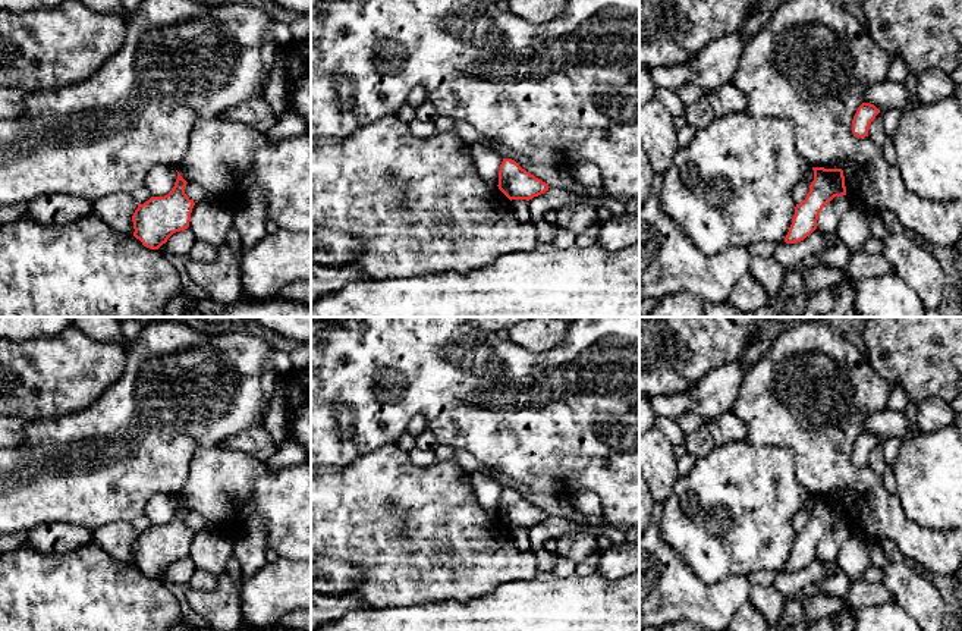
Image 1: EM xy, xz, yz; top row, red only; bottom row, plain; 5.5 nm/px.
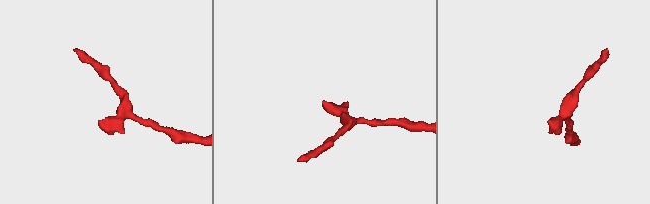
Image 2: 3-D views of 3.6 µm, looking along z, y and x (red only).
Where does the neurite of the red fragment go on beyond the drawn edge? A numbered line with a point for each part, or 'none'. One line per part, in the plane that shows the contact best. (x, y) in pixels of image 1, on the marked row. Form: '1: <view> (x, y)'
none

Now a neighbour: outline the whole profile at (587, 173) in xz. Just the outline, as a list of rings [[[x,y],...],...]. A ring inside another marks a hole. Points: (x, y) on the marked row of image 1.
[[[579,161],[570,167],[572,176],[582,186],[601,186],[603,176],[597,164],[591,161]]]

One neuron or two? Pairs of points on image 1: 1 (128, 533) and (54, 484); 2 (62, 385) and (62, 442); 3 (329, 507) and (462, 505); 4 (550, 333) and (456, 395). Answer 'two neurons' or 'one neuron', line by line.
1: two neurons
2: two neurons
3: one neuron
4: two neurons

